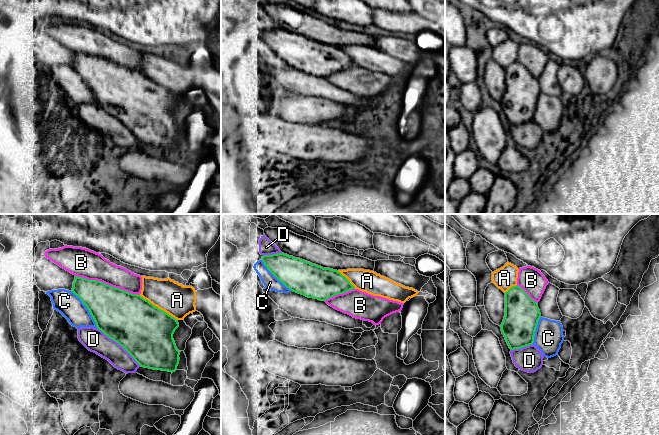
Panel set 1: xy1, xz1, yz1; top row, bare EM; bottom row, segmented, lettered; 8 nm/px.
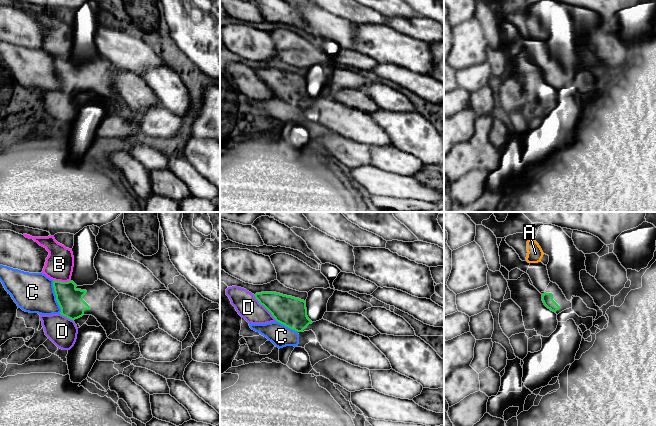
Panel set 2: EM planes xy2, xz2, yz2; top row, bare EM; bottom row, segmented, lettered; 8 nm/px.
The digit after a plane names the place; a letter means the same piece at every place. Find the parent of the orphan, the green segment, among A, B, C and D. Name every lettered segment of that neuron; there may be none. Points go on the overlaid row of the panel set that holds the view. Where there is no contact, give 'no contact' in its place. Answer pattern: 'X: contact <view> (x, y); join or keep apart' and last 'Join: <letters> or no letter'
A: contact xy1 (157, 307); keep apart
B: contact xy1 (107, 284); keep apart
C: contact xy1 (87, 308); keep apart
D: contact xy1 (118, 343); keep apart
Join: no letter

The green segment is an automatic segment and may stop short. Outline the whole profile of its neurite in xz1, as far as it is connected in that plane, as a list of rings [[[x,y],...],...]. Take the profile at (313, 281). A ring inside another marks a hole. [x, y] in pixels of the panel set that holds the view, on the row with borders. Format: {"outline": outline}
{"outline": [[[284,253],[264,255],[262,261],[287,288],[308,298],[326,301],[355,289],[337,270],[323,268]]]}

